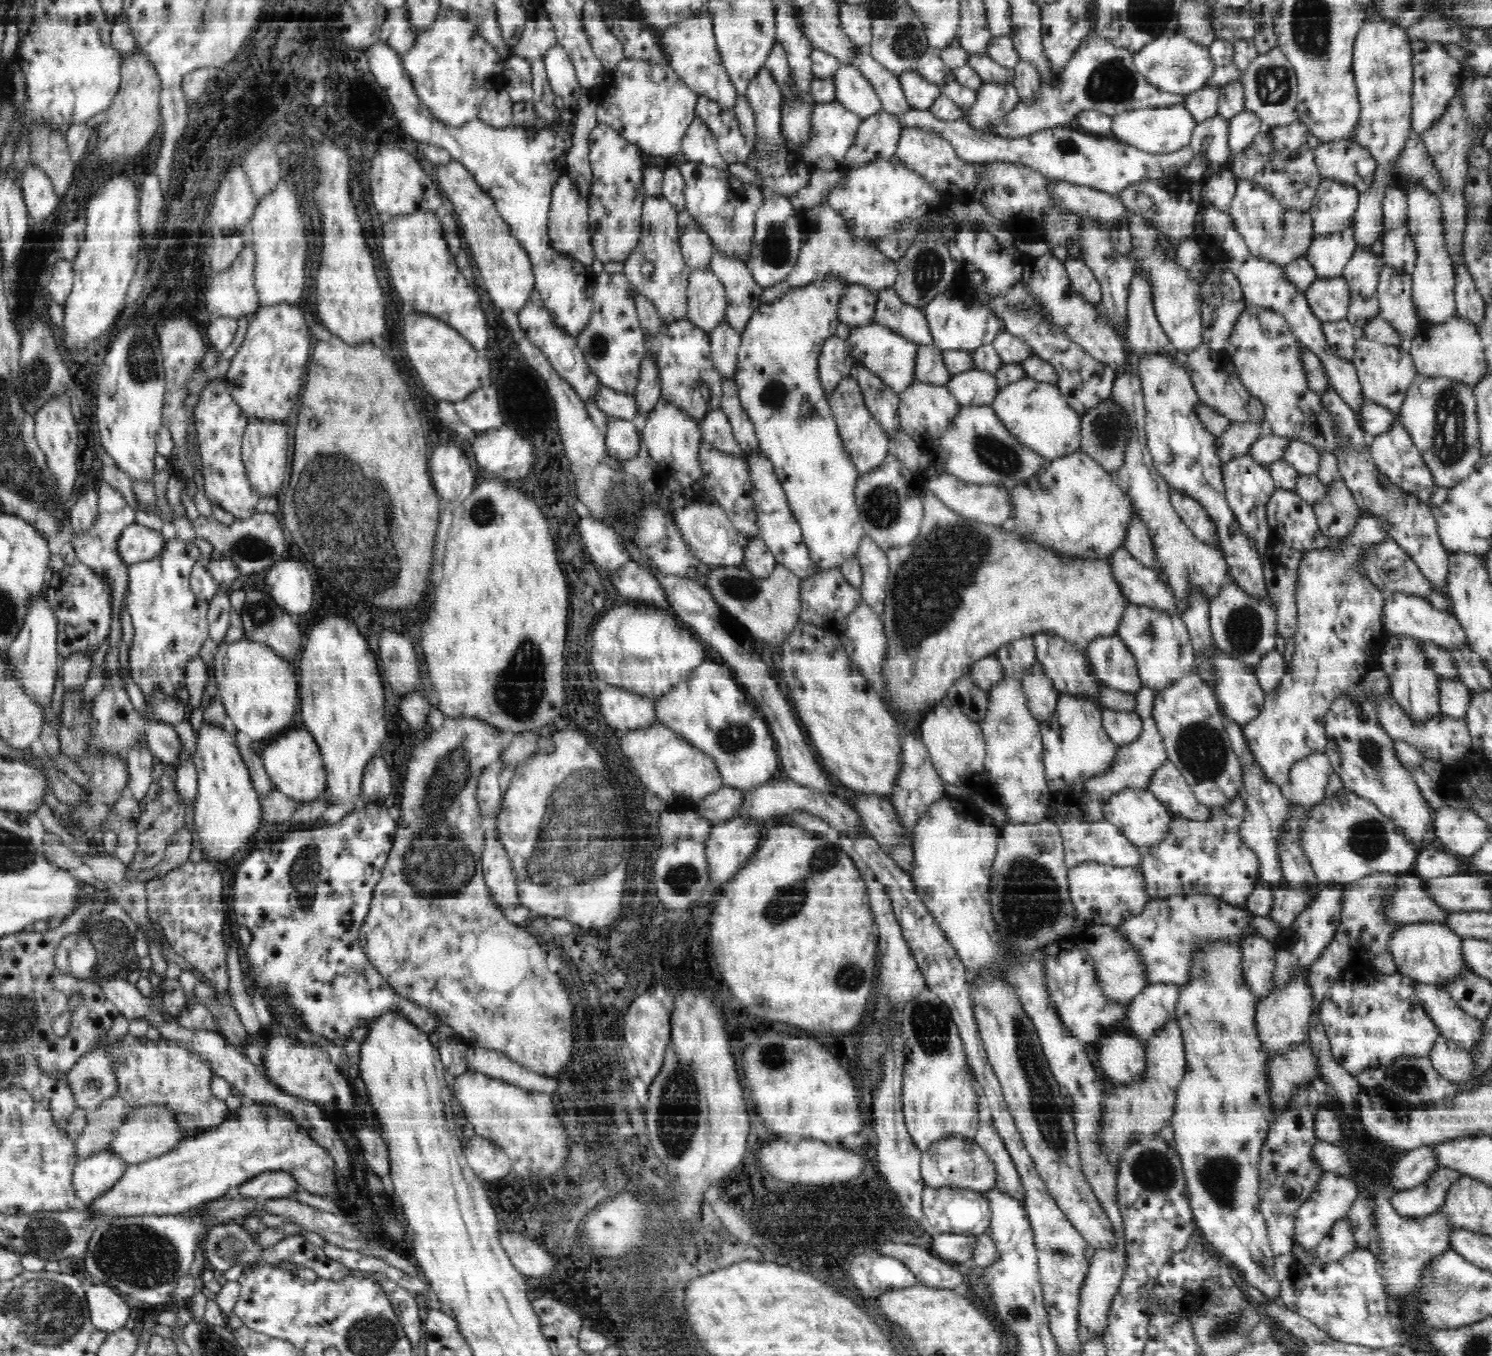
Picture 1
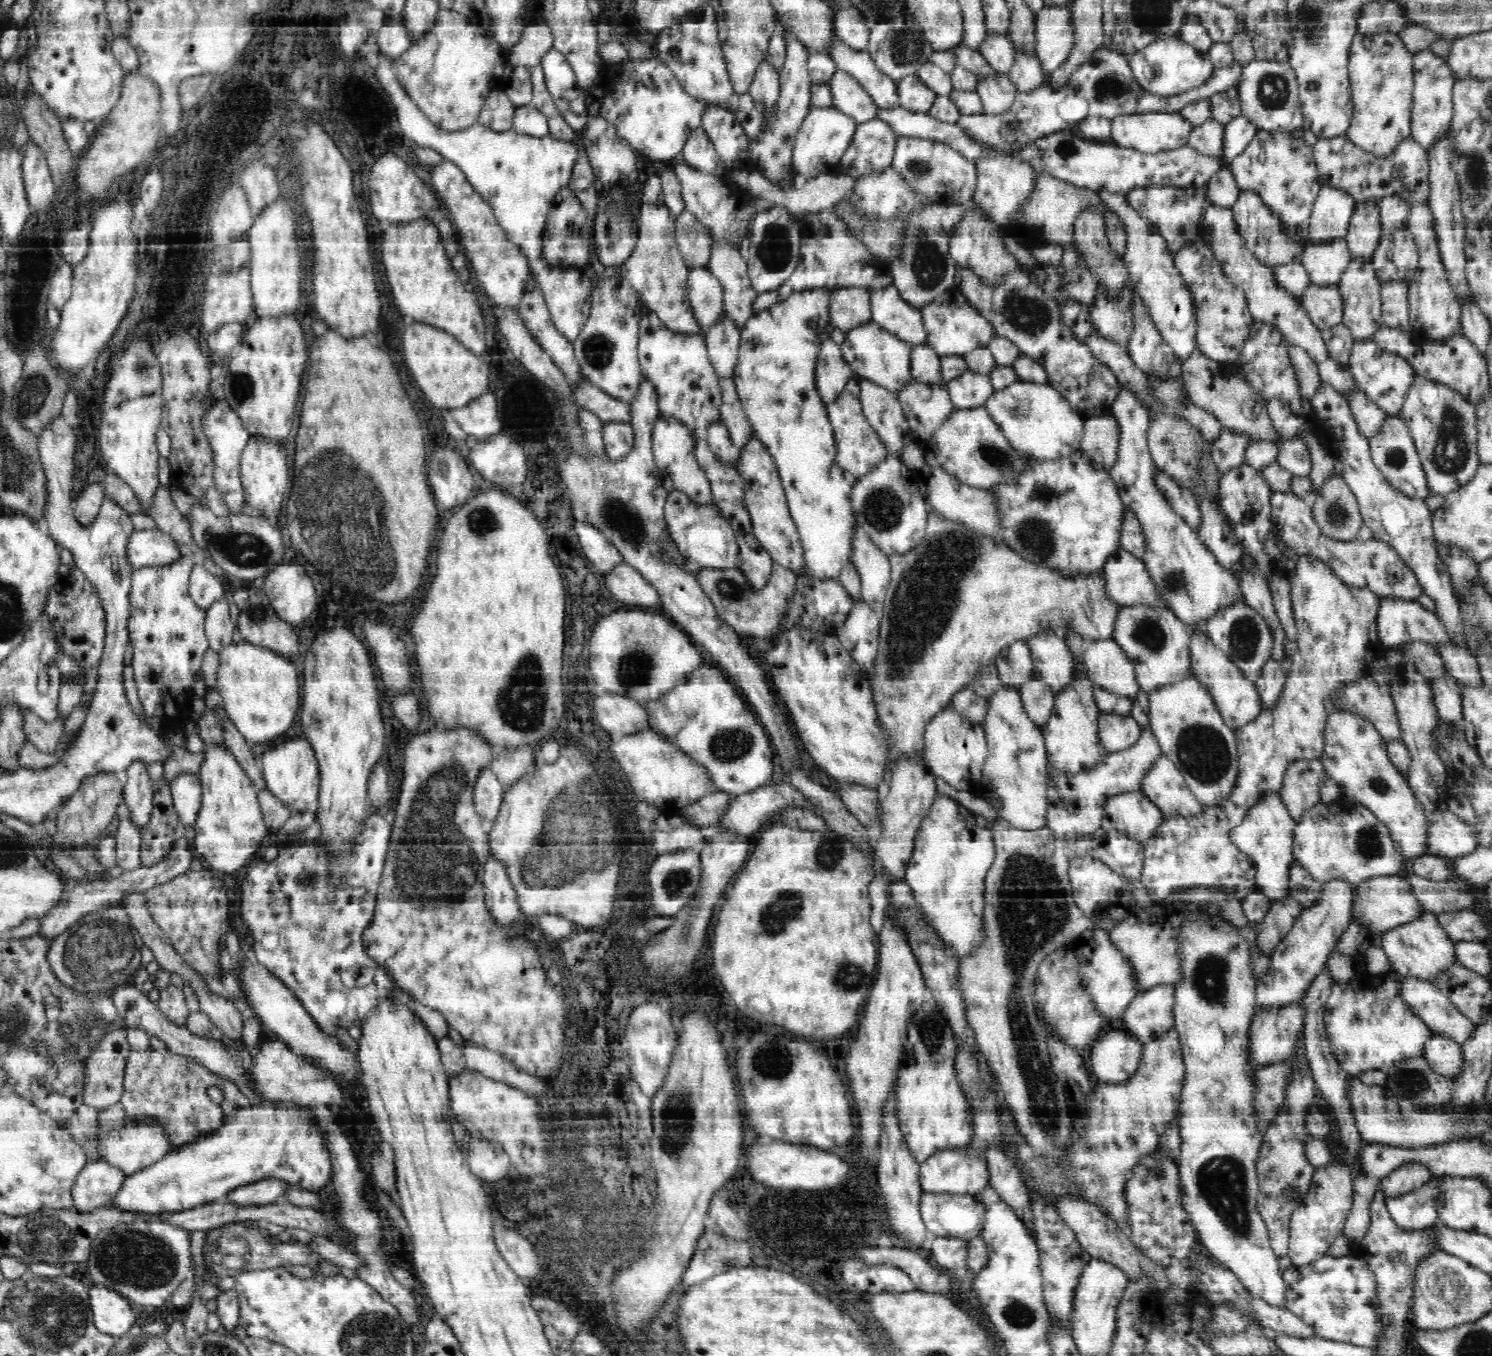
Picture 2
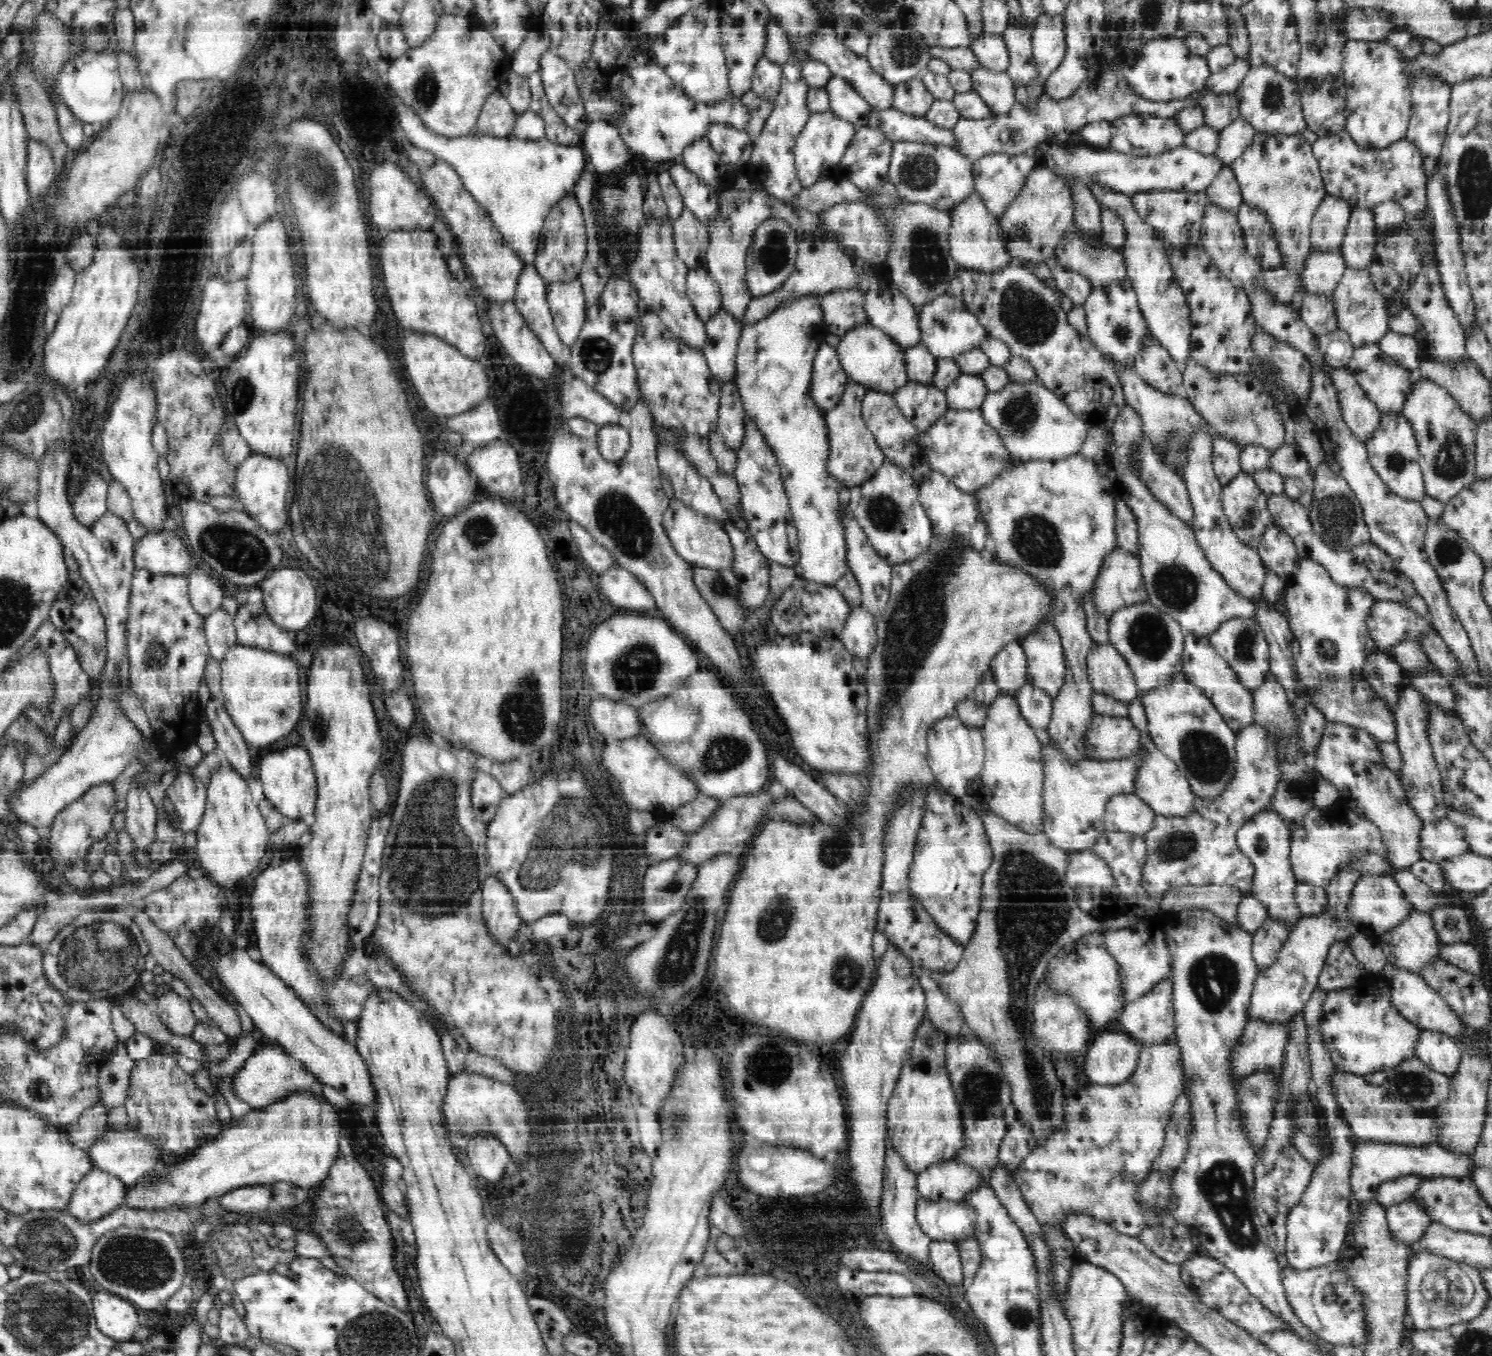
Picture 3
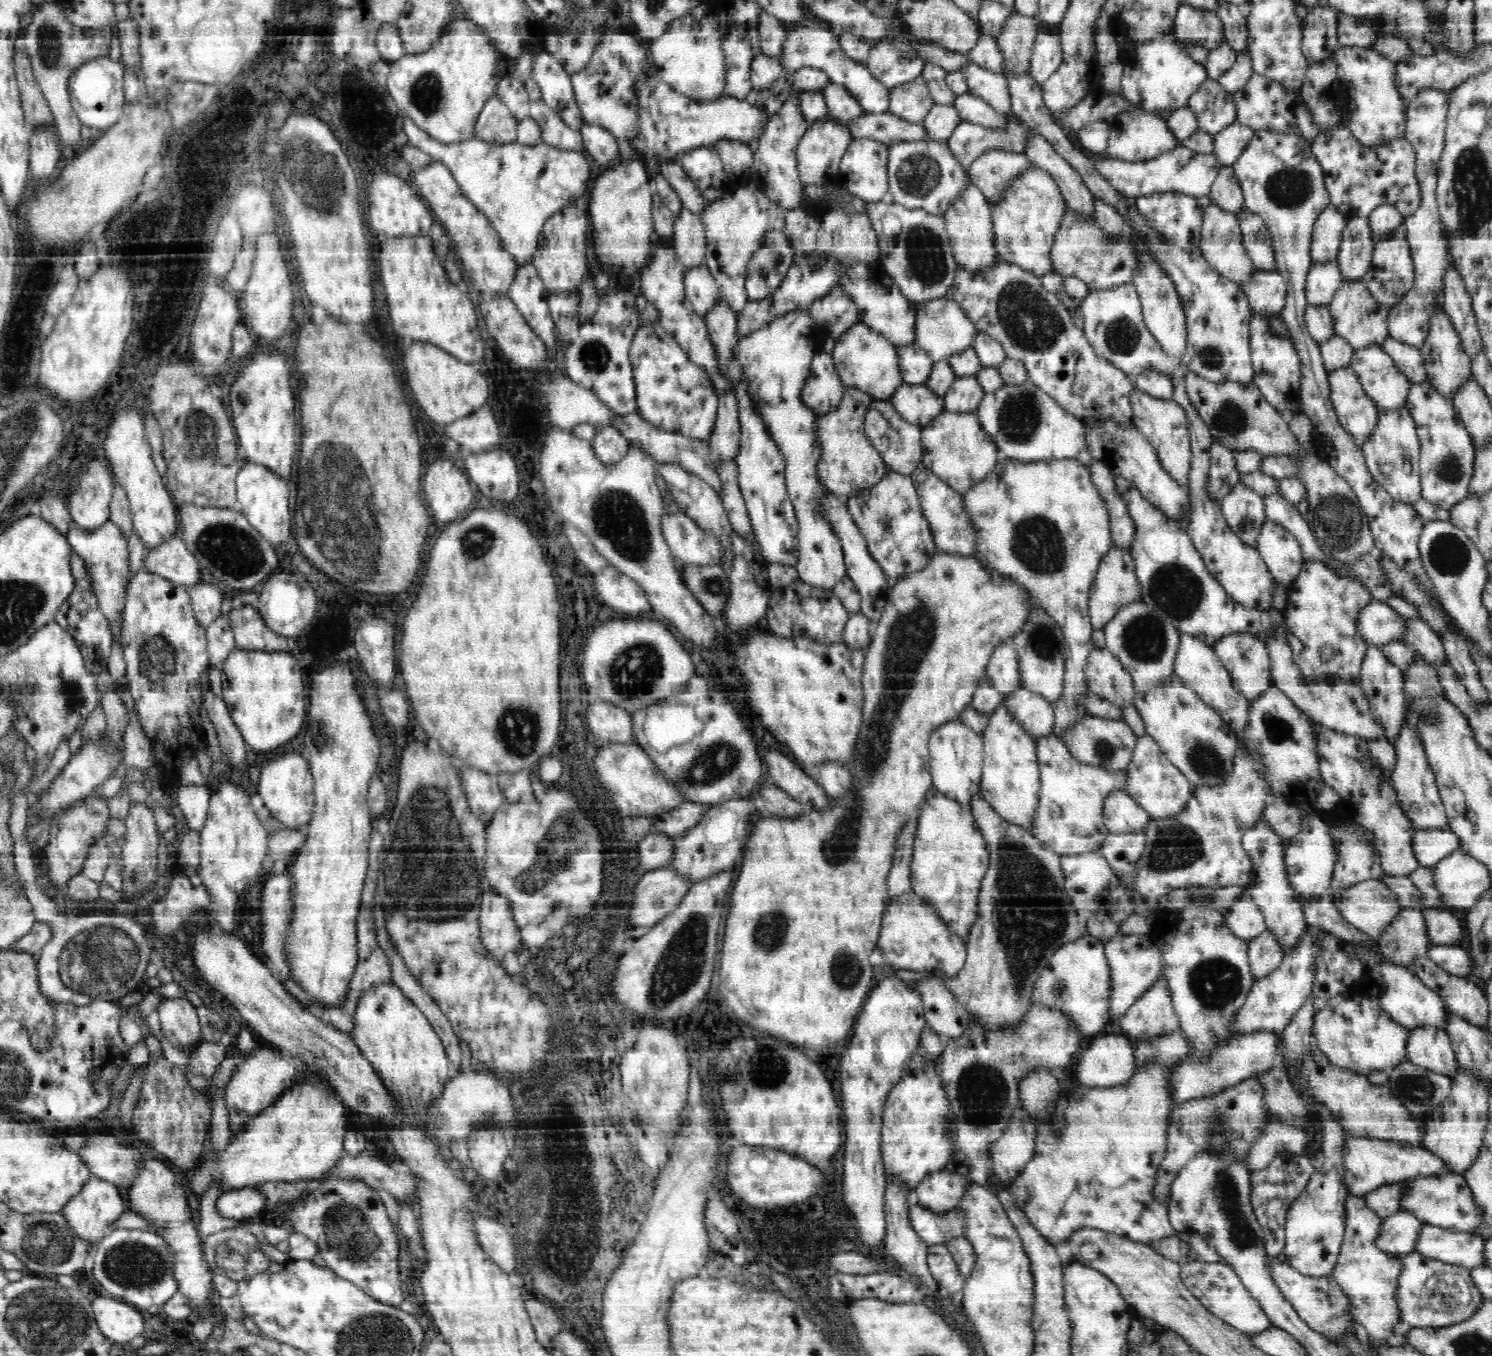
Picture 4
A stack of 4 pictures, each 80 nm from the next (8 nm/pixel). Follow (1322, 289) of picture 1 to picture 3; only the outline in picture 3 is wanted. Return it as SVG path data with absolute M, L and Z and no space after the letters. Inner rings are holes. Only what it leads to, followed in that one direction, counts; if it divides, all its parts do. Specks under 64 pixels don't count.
M1308 291L1302 294L1300 302L1302 321L1308 325L1316 337L1332 332L1338 328L1336 309L1330 296L1318 296Z

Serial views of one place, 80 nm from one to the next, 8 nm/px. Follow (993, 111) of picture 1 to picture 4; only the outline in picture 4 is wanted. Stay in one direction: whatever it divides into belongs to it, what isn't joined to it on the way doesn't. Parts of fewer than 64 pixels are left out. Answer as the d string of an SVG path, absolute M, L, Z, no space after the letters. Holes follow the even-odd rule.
M973 63L963 64L960 72L968 84L969 94L982 98L1004 115L1011 112L1011 91L1004 73L994 73Z

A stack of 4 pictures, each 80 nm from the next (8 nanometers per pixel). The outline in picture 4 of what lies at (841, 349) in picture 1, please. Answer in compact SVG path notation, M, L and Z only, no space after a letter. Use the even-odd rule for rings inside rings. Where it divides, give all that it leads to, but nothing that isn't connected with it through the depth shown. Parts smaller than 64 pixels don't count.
M818 350L812 358L810 376L802 388L802 402L819 416L832 412L843 399L845 387L836 373L831 353Z

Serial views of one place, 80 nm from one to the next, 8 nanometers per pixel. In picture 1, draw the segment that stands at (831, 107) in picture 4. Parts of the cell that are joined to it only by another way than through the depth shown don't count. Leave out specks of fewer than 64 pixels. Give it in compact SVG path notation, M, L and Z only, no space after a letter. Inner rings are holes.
M842 65L833 78L835 100L859 119L869 119L882 110L876 90L871 88L862 72L858 72L854 66Z

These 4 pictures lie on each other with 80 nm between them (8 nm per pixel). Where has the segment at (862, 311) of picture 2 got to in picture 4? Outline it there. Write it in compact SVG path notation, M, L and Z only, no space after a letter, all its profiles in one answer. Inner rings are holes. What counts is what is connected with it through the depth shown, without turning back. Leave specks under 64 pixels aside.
M838 287L827 295L818 297L808 307L808 313L816 326L829 332L829 337L834 340L843 336L842 334L854 324L860 323L854 302Z

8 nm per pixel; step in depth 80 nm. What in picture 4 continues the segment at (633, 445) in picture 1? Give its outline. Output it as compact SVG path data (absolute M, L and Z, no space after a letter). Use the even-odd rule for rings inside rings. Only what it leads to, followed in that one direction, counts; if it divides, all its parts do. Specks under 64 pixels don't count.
M608 425L599 429L591 441L595 455L604 463L611 465L622 460L629 449L628 439Z

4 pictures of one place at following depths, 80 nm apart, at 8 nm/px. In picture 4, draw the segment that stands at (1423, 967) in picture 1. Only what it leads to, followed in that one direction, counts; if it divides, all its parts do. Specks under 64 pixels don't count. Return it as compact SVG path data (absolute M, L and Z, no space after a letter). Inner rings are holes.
M1402 907L1379 934L1376 943L1388 963L1412 969L1418 958L1428 955L1432 945L1422 910Z

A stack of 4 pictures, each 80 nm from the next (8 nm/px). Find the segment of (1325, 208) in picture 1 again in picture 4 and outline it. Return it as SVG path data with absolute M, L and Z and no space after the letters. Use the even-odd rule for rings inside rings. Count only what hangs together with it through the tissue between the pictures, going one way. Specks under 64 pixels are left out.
M1330 205L1320 214L1313 228L1311 263L1326 264L1337 260L1346 223L1346 217L1336 211L1334 206Z

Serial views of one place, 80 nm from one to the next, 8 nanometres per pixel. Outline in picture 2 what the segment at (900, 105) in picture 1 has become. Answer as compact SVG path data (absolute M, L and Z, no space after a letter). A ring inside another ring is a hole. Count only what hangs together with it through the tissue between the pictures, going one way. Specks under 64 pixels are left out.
M834 36L830 51L826 54L833 59L837 70L848 72L856 78L880 109L900 107L897 82L880 71L867 51L856 51Z

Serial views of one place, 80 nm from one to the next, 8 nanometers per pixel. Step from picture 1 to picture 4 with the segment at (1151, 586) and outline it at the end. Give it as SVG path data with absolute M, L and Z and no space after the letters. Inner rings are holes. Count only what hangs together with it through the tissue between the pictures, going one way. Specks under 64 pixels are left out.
M1116 544L1110 548L1110 551L1100 562L1094 583L1089 592L1089 618L1092 628L1103 629L1112 618L1119 612L1120 608L1126 607L1135 601L1141 601L1139 596L1138 580L1135 577L1135 563L1131 559L1128 550L1116 547Z

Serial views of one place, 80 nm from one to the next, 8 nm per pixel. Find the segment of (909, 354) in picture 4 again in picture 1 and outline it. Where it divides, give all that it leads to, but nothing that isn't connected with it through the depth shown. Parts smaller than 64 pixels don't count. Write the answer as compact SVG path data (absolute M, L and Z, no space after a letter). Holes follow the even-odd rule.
M920 345L915 360L915 380L933 385L947 385L951 374L946 370L943 352L934 345Z

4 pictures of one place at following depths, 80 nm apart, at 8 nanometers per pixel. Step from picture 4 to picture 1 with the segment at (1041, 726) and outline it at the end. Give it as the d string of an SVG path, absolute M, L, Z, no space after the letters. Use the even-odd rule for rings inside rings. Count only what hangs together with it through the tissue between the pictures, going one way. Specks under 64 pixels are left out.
M1037 666L1021 682L1030 714L1040 722L1046 722L1056 710L1062 694L1056 690L1050 678Z

